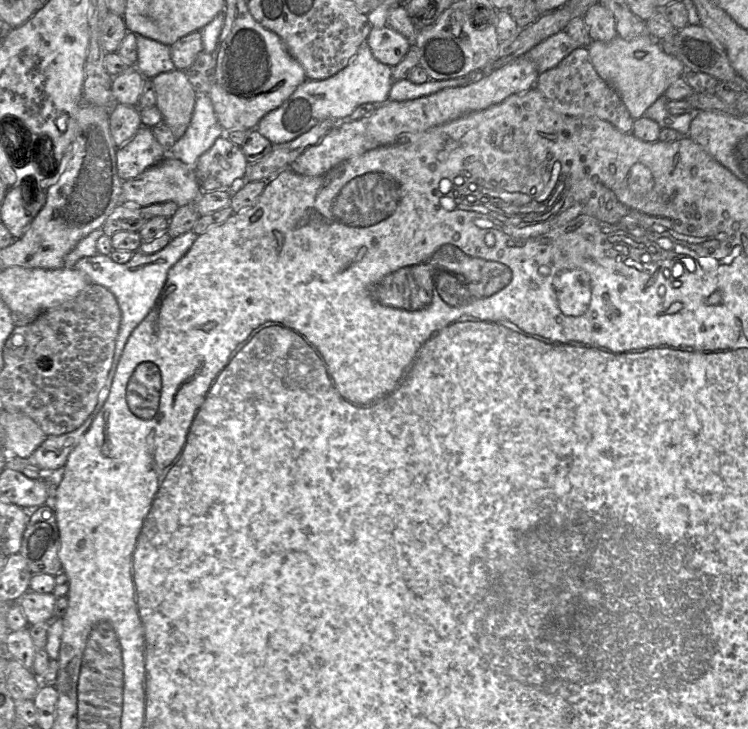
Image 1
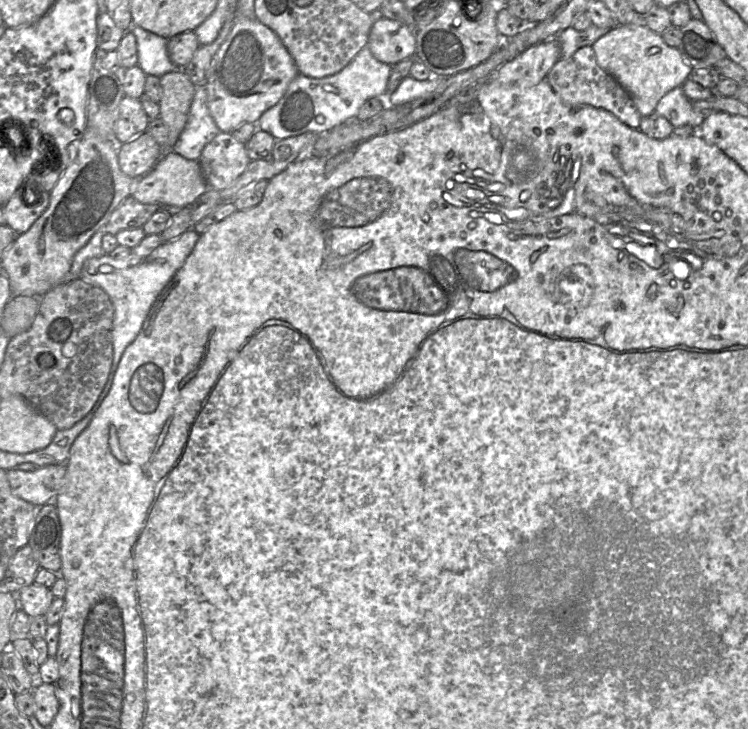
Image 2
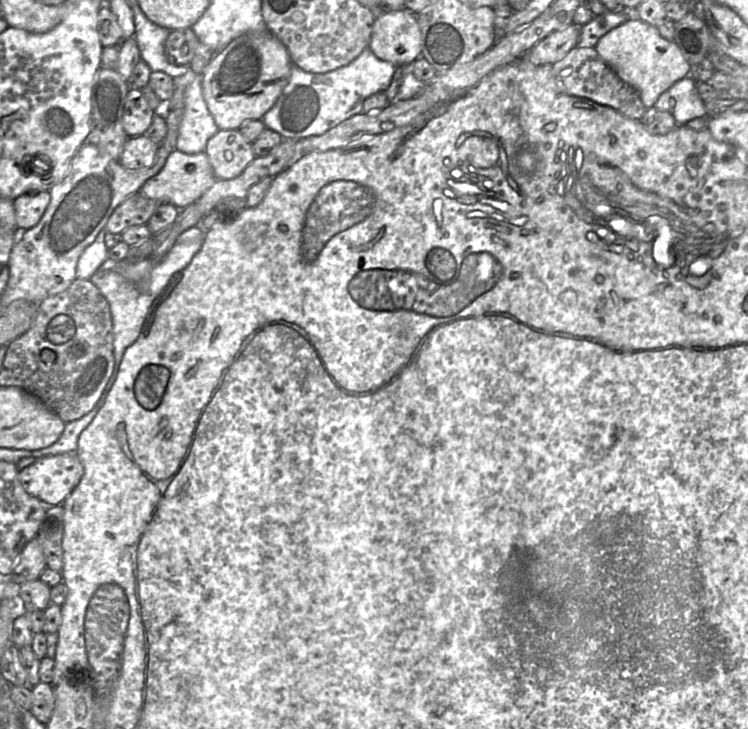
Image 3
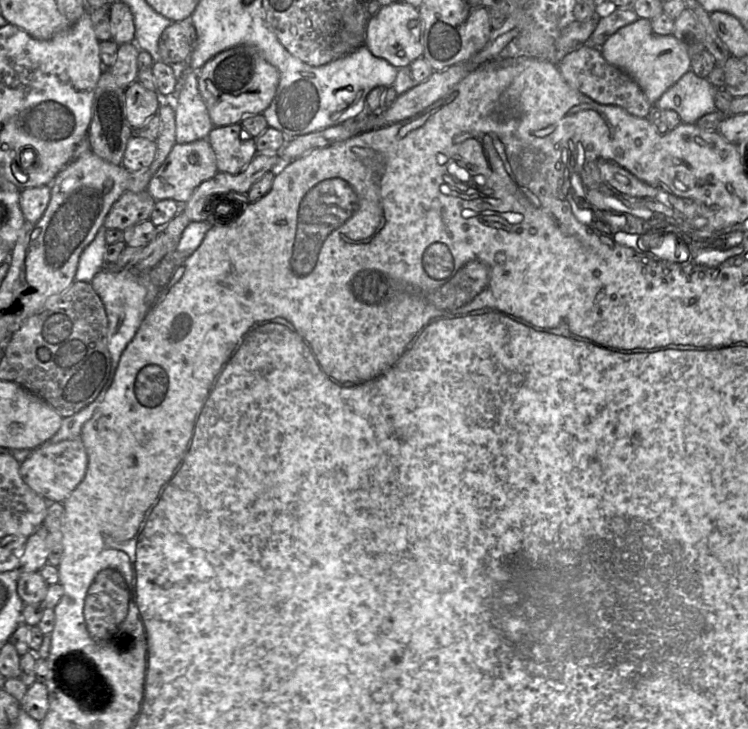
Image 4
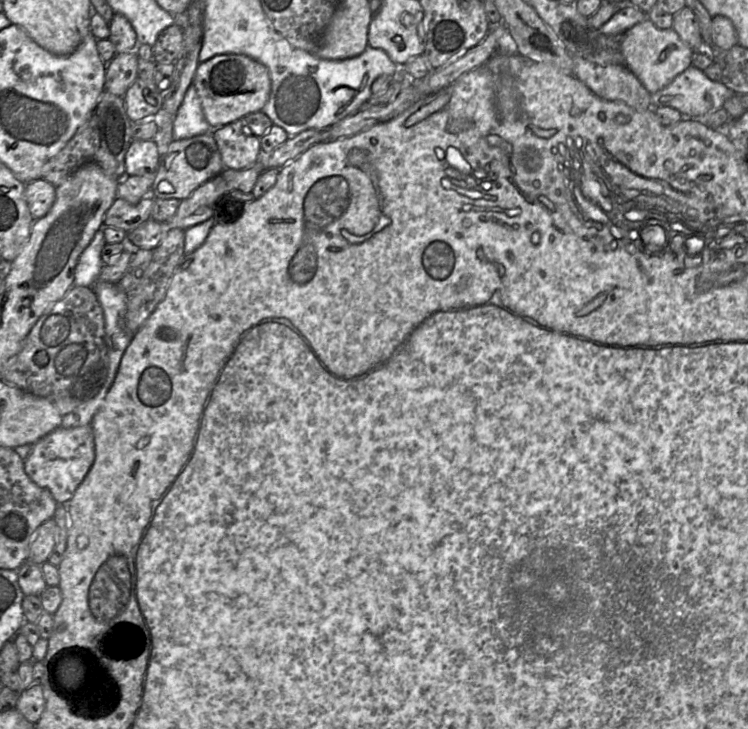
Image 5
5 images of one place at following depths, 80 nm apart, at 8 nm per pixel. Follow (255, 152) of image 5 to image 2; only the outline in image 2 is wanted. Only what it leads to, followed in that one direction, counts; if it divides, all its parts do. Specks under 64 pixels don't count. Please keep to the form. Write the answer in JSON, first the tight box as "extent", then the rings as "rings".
{"extent":[198,132,250,191],"rings":[[[220,132],[215,136],[198,159],[208,188],[217,191],[230,187],[250,161],[245,144],[236,140],[231,132]]]}

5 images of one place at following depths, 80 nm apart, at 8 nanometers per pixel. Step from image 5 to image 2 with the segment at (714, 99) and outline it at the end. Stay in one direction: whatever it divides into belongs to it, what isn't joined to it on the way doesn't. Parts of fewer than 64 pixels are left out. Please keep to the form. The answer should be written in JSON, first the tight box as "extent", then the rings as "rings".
{"extent":[654,86,706,128],"rings":[[[681,86],[666,93],[654,112],[667,119],[674,128],[681,126],[698,128],[706,117],[693,109],[692,102],[685,96]]]}

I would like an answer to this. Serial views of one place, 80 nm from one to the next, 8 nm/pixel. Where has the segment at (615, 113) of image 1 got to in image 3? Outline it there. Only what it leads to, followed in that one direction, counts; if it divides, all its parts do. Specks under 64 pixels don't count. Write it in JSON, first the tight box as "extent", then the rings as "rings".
{"extent":[552,46,647,120],"rings":[[[576,46],[563,59],[552,65],[552,71],[557,83],[567,95],[610,107],[634,120],[640,120],[647,110],[638,92],[619,78],[601,59],[594,47]]]}

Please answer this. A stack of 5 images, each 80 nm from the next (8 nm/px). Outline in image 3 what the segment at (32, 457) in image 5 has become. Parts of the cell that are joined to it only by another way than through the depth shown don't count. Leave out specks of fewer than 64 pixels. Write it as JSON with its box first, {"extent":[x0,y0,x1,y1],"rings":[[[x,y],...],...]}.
{"extent":[18,452,84,506],"rings":[[[75,452],[37,458],[32,465],[18,470],[24,490],[46,506],[62,505],[84,473]]]}

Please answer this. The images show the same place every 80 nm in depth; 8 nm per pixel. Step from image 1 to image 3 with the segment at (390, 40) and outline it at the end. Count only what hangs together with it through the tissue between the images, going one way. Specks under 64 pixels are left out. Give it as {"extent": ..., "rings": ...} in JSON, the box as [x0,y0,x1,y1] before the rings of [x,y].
{"extent":[369,8,422,67],"rings":[[[407,8],[400,11],[383,12],[374,19],[369,47],[374,55],[396,67],[411,67],[411,64],[421,57],[422,39],[418,17]]]}

